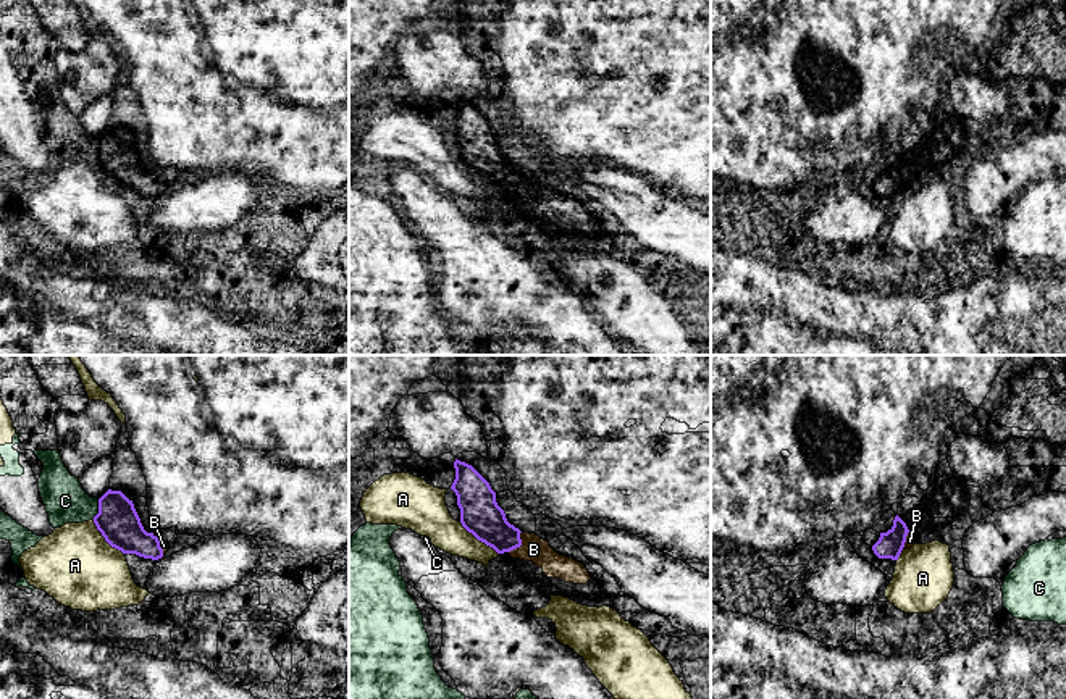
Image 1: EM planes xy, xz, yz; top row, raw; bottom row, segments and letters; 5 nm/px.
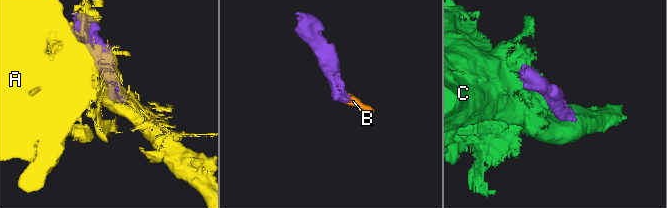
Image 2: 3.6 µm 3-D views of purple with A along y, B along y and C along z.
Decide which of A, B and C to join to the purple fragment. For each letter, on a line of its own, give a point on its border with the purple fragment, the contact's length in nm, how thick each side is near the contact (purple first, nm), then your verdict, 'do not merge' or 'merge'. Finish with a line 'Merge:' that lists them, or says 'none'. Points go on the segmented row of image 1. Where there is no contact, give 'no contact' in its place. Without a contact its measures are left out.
A: xz (478, 539) | 260 nm | 200/180 nm | do not merge
B: xz (520, 544) | 130 nm | 200/130 nm | merge
C: xy (99, 509) | 100 nm | 200/220 nm | do not merge
Merge: B

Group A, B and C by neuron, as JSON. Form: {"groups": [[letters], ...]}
{"groups": [["A"], ["B"], ["C"]]}

